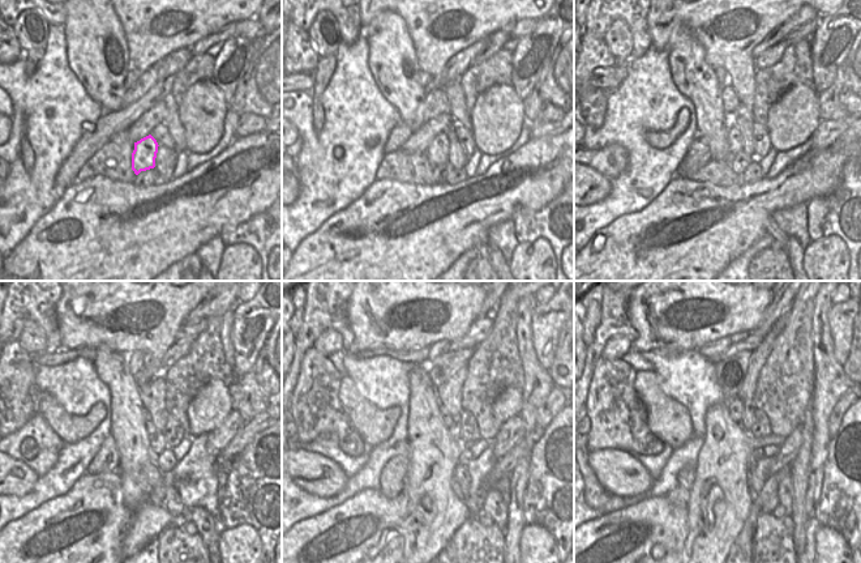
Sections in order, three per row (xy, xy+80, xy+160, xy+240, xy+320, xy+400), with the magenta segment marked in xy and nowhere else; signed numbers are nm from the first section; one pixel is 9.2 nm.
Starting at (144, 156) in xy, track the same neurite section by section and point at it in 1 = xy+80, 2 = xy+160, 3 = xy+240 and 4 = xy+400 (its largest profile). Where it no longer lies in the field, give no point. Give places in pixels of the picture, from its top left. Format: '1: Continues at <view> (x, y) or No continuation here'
1: Continues at xy+80 (437, 152)
2: Continues at xy+160 (733, 136)
3: Continues at xy+240 (150, 426)
4: Continues at xy+400 (736, 405)

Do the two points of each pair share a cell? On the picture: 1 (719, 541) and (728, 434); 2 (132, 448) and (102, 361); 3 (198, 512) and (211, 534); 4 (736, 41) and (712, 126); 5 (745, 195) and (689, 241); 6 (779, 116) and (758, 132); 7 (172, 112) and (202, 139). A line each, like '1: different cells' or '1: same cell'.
1: same cell
2: same cell
3: same cell
4: different cells
5: same cell
6: different cells
7: different cells

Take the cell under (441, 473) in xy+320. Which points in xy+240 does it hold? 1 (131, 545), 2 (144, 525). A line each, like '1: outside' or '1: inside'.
1: inside
2: inside

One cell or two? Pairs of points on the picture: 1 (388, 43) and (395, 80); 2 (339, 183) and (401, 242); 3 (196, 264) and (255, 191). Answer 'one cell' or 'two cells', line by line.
1: one cell
2: two cells
3: two cells

